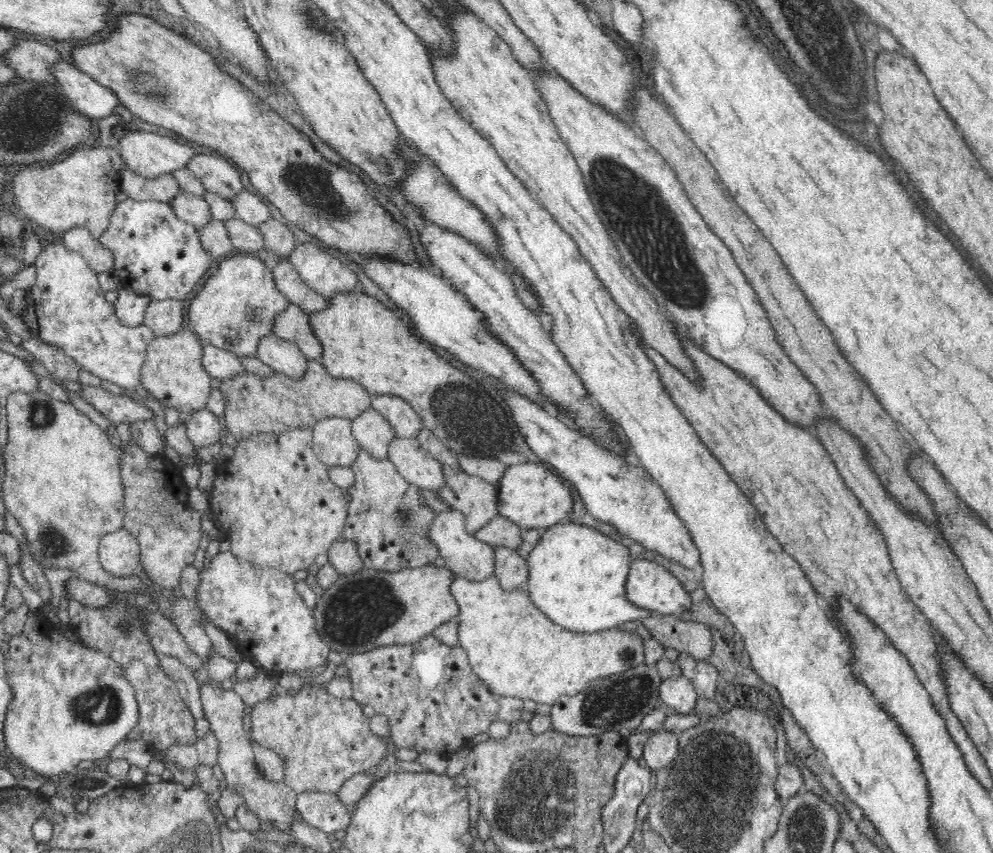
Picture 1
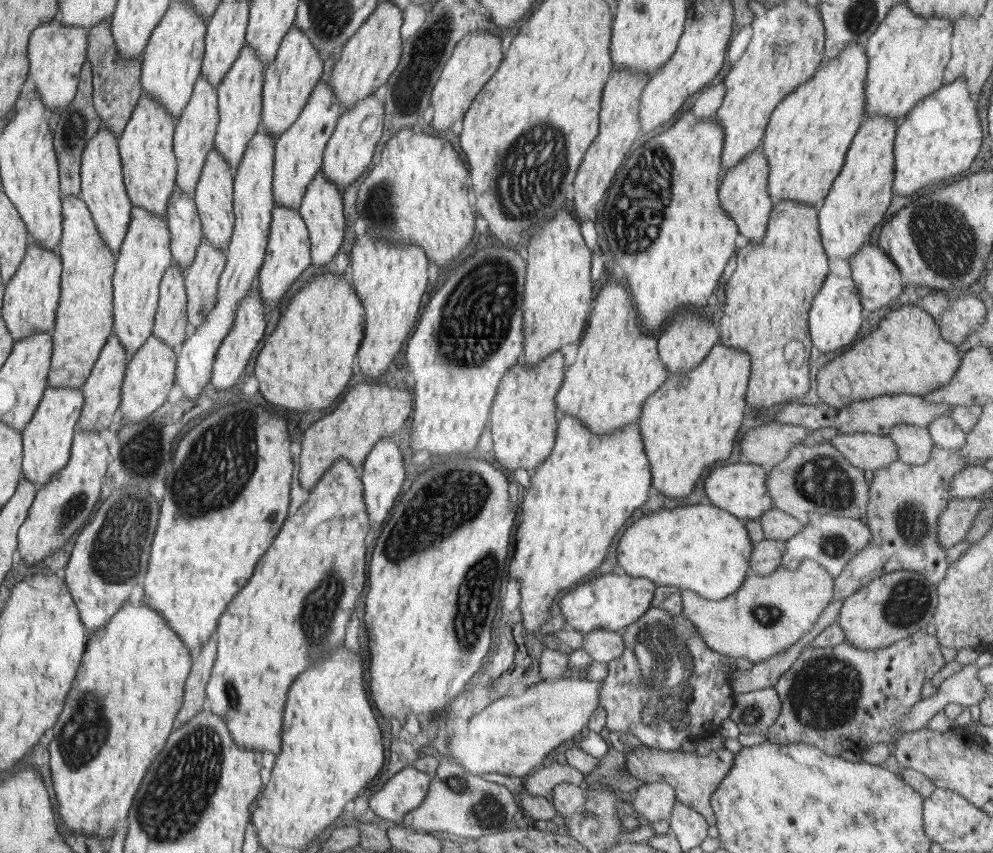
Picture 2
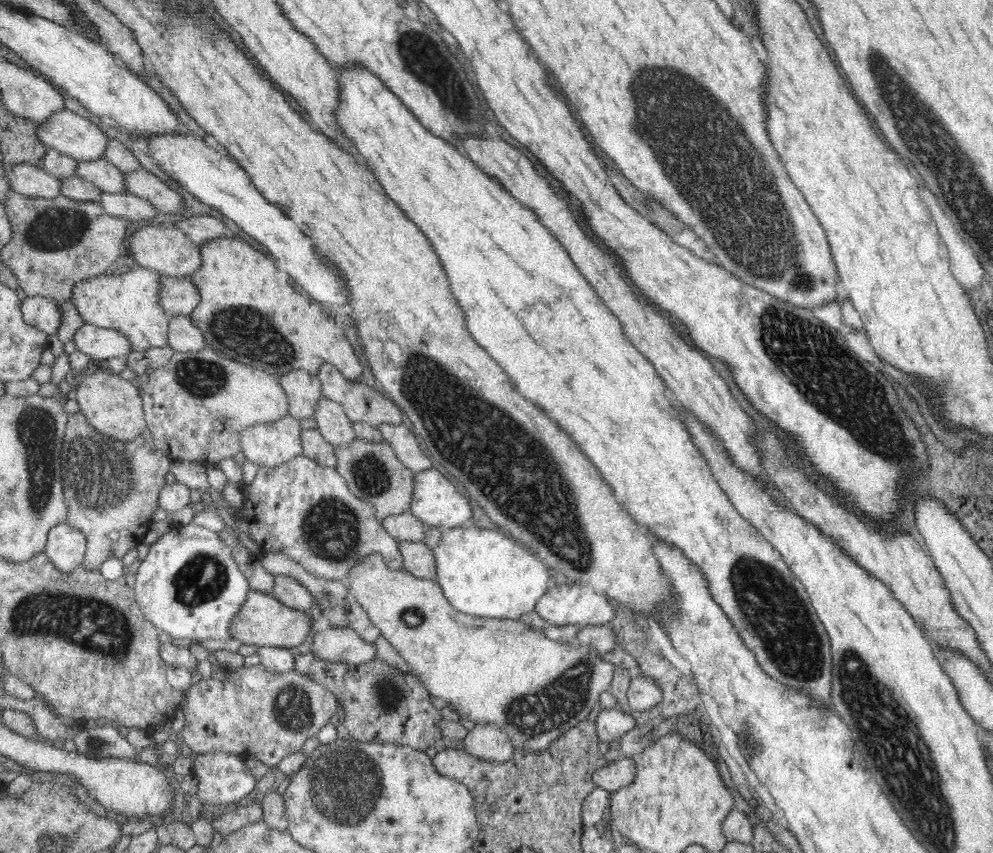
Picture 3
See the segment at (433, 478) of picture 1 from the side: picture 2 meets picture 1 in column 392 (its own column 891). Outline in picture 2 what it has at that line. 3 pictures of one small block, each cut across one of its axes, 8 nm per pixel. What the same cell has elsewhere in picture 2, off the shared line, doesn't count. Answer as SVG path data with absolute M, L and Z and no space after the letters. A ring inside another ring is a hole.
M840 433L829 440L855 467L876 472L899 458L896 443L888 436L876 433Z

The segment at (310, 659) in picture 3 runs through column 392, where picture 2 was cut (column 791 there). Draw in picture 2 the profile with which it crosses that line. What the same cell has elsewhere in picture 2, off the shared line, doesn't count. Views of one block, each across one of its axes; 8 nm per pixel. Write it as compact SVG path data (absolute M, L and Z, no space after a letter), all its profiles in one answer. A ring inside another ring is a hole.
M918 630L880 649L859 649L846 642L833 647L808 647L774 686L782 701L783 712L766 733L767 740L780 745L798 742L817 746L833 757L840 756L842 750L859 753L878 742L894 744L899 736L897 722L921 701L922 686L944 667L940 646L936 635Z

